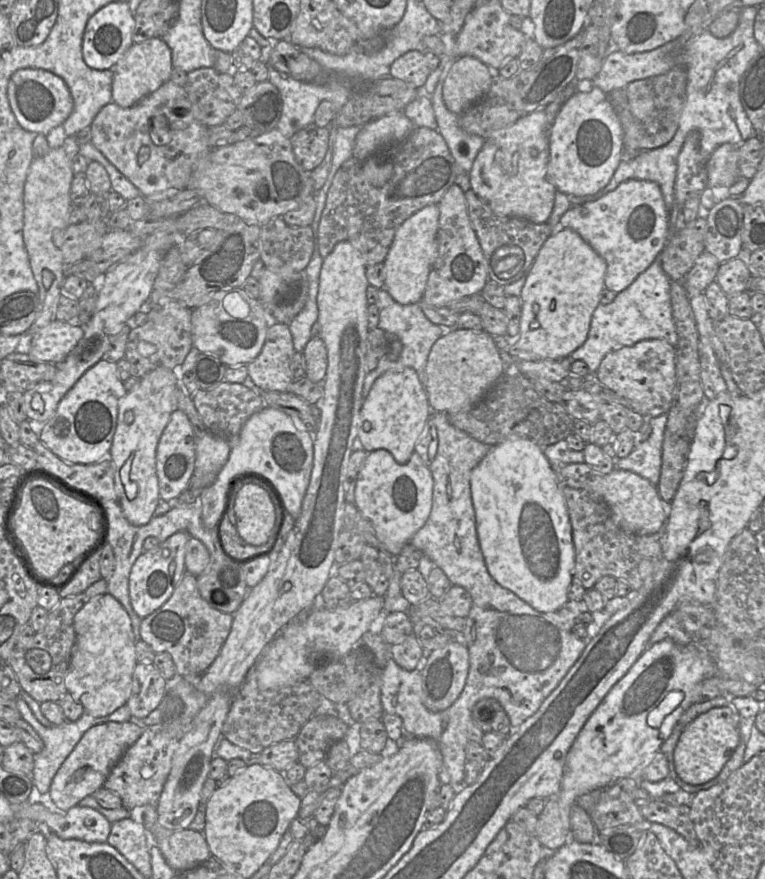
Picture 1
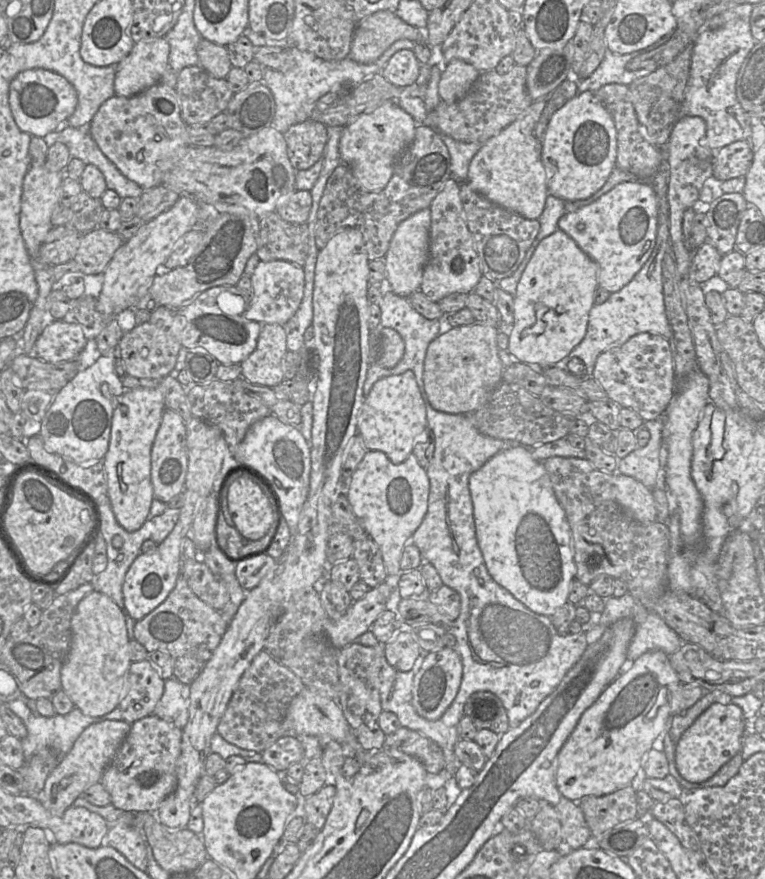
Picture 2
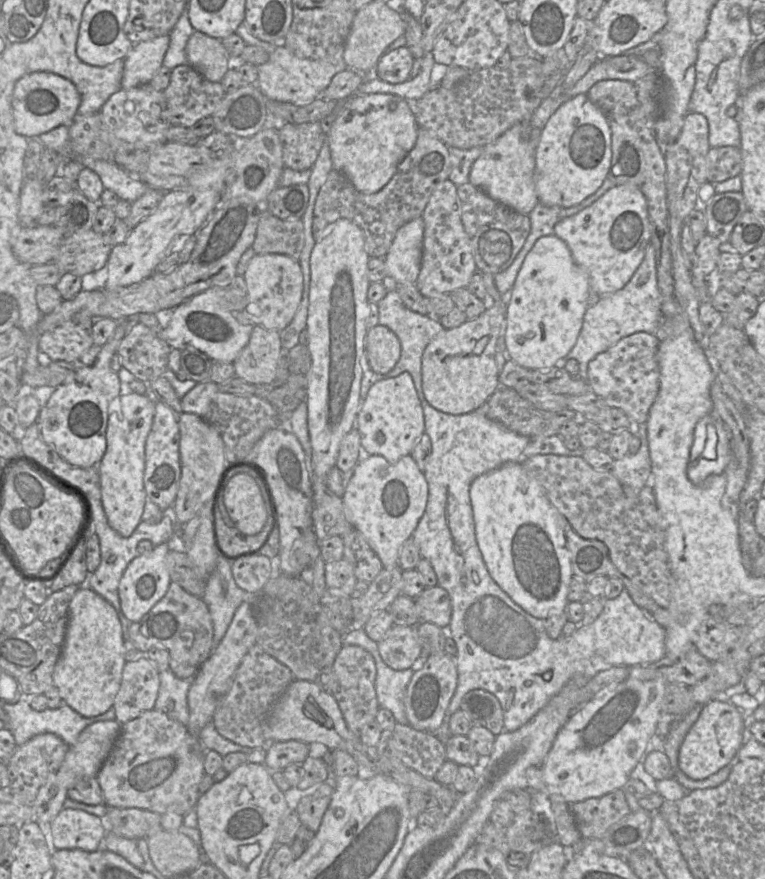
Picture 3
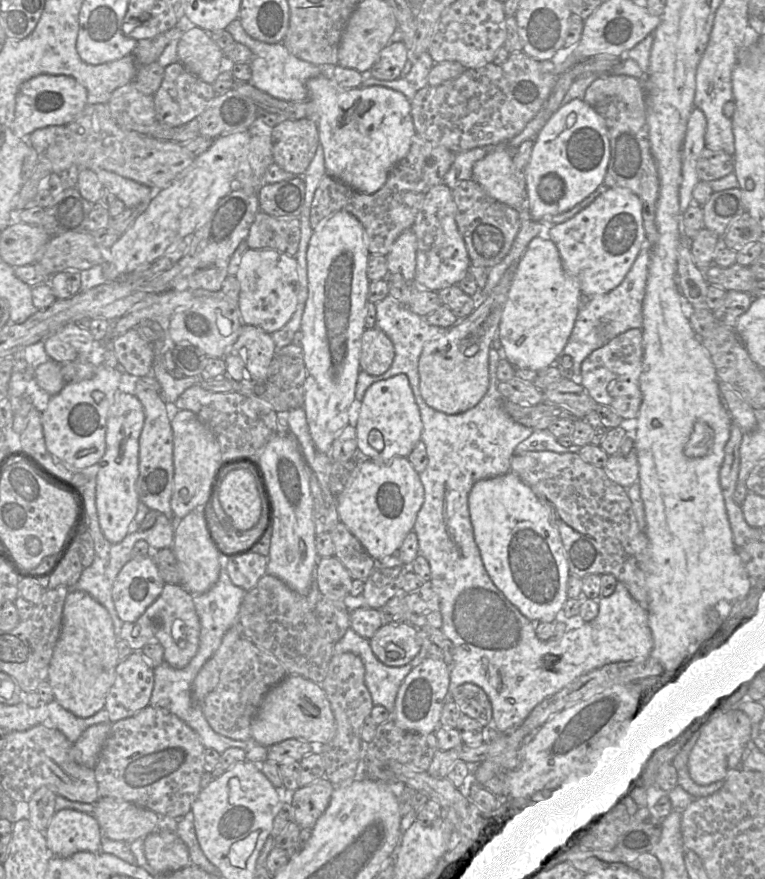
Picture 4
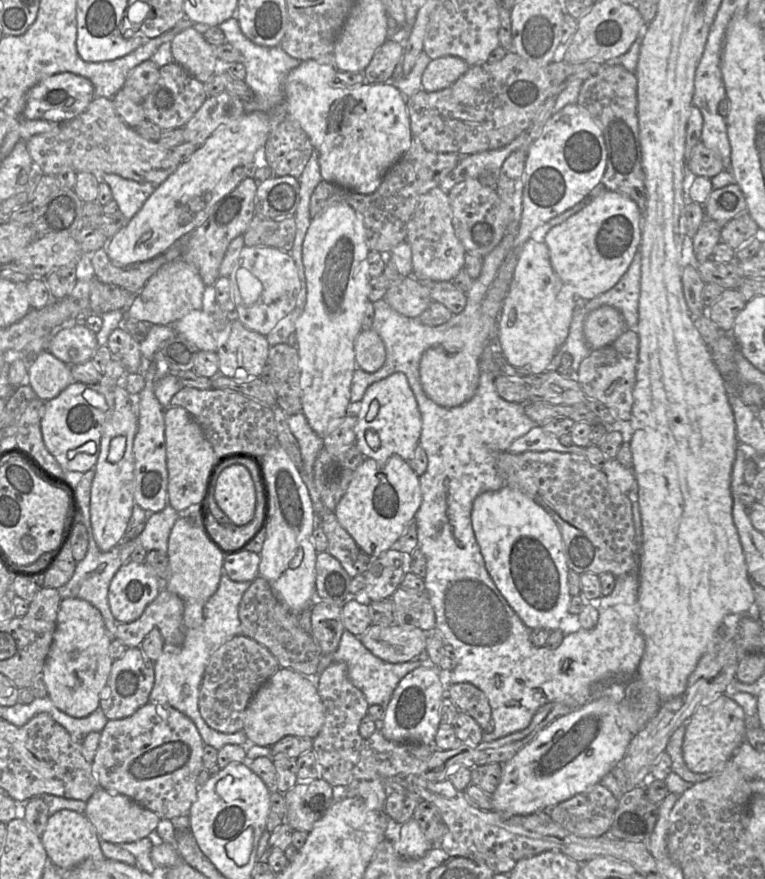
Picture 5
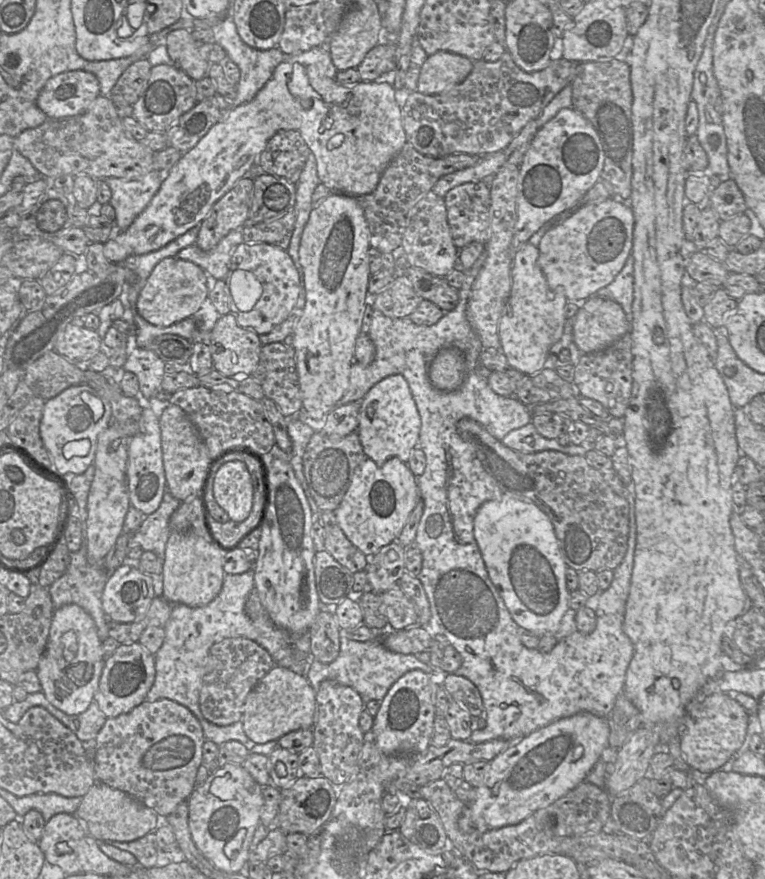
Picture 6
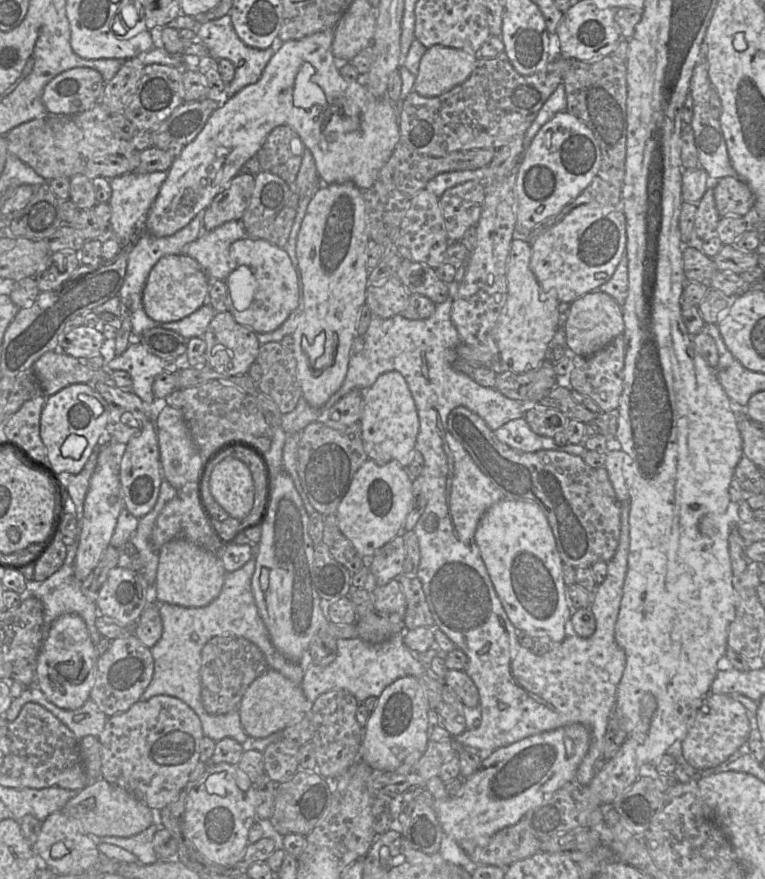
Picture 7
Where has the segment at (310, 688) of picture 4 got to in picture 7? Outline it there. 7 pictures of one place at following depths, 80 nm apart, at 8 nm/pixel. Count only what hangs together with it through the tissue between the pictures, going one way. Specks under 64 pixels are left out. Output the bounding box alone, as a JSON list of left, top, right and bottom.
[239,669,310,739]

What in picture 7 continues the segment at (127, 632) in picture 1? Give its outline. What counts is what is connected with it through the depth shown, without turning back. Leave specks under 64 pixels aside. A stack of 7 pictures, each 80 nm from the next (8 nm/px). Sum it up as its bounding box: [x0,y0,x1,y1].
[36,614,98,710]

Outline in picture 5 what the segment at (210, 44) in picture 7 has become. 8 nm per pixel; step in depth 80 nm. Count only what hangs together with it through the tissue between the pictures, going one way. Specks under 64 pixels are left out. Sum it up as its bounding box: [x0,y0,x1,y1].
[218,17,301,112]

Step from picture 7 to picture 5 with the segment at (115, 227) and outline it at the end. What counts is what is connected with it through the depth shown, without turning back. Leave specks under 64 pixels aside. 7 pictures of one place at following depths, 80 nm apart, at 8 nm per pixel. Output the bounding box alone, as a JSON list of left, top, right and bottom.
[98,173,156,221]

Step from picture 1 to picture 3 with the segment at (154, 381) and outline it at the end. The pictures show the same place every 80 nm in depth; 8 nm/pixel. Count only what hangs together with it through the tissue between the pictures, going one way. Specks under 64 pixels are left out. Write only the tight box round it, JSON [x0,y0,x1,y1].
[98,395,155,537]

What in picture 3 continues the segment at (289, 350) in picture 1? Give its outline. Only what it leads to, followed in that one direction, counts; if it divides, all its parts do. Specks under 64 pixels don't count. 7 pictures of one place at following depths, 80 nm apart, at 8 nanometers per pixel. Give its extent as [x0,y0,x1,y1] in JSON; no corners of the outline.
[232,326,283,385]

